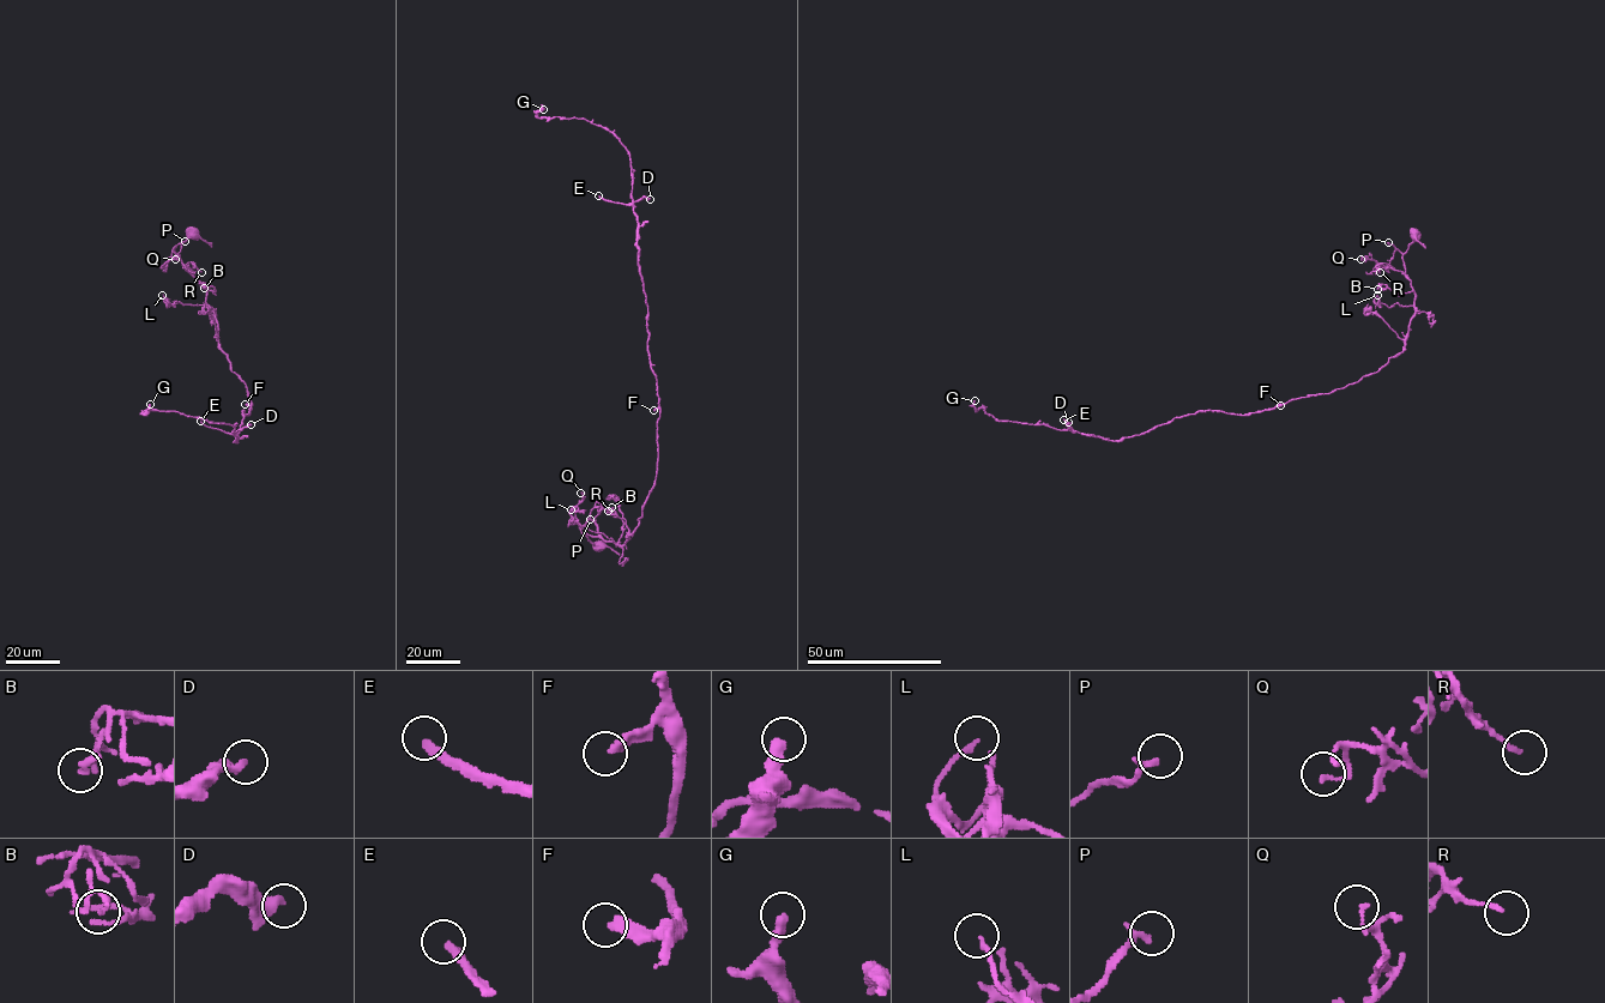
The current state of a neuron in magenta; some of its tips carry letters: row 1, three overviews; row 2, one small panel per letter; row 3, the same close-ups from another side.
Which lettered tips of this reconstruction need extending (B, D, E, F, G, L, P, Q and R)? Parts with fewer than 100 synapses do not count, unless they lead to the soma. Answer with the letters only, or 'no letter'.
E

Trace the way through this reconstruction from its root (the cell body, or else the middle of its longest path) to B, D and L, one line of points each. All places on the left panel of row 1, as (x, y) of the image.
B: (193, 234), (194, 237), (181, 245), (178, 257), (187, 271), (209, 290), (215, 291), (204, 283), (204, 288)
D: (193, 234), (178, 257), (206, 288), (218, 346), (251, 400), (235, 442), (235, 431), (251, 424)
L: (193, 234), (181, 245), (178, 257), (206, 288), (206, 302), (169, 306), (162, 295)

